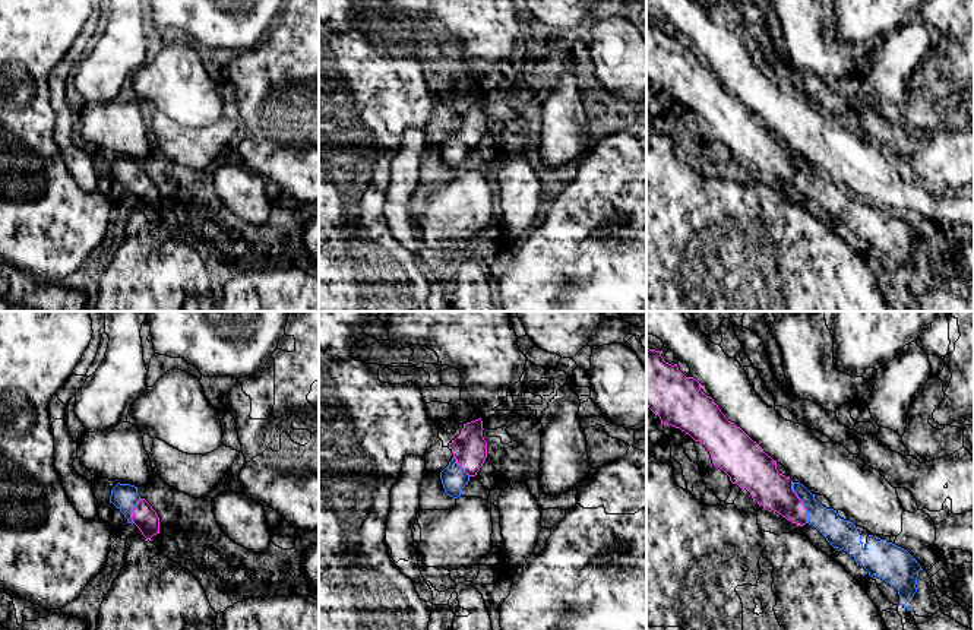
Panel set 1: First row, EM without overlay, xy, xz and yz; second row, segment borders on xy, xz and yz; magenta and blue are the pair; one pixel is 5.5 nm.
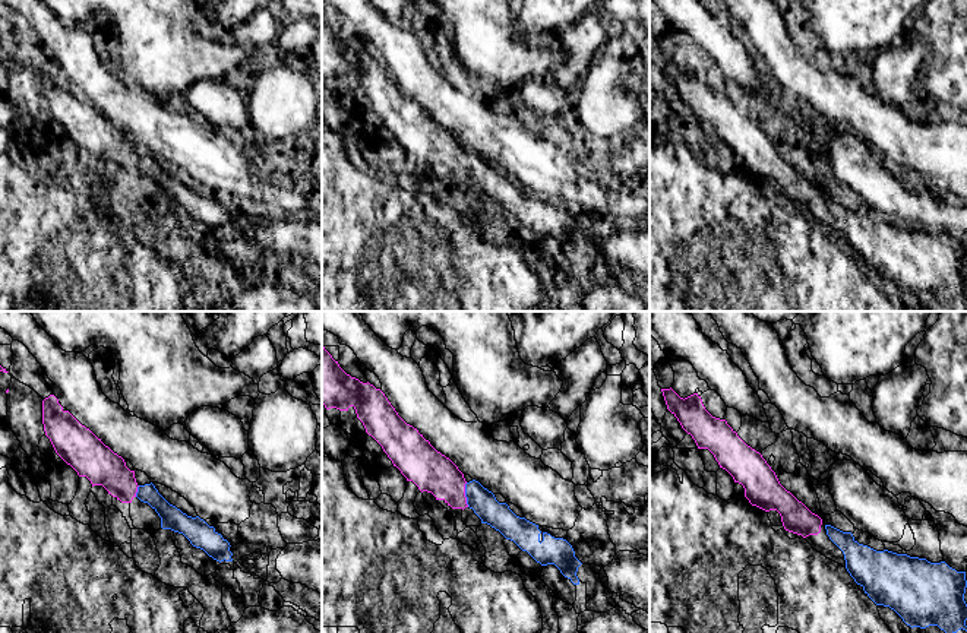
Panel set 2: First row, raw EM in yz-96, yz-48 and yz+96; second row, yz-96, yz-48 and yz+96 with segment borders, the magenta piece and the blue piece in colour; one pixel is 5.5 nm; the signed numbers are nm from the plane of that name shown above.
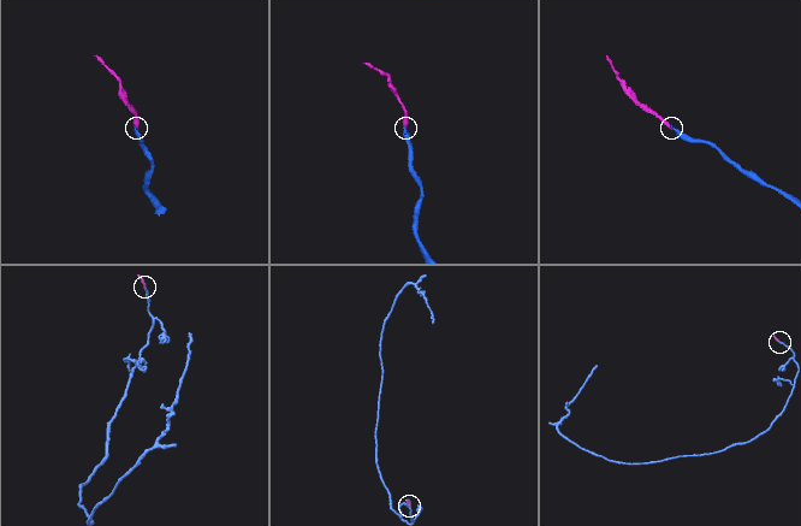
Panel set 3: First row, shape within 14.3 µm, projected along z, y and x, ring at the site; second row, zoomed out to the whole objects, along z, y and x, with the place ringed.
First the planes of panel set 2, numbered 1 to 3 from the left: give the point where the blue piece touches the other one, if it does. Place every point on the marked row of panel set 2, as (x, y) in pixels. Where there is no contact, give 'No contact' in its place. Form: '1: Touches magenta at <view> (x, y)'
1: Touches magenta at yz-96 (136, 491)
2: Touches magenta at yz-48 (464, 494)
3: No contact

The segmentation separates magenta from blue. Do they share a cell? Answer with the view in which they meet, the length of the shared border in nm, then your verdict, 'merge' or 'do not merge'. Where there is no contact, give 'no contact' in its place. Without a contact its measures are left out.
meets magenta in yz; contact 240 nm long; merge

